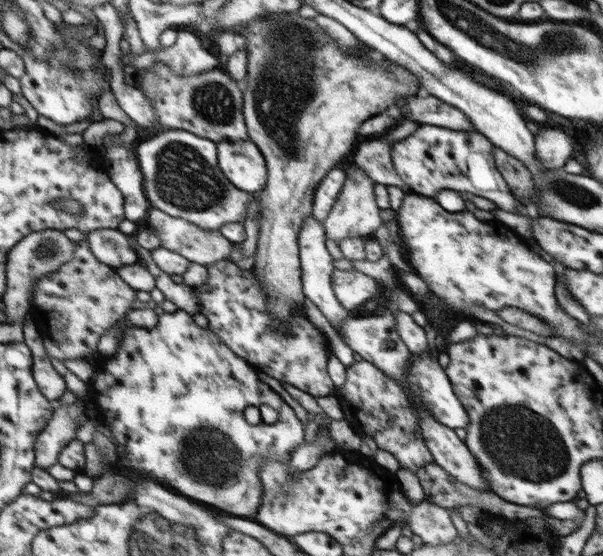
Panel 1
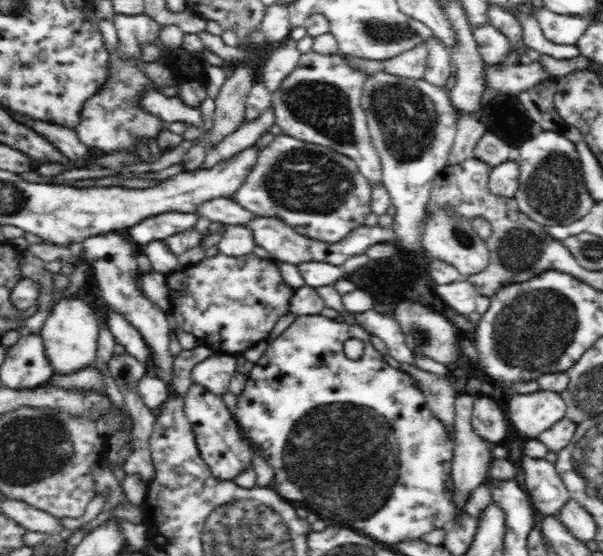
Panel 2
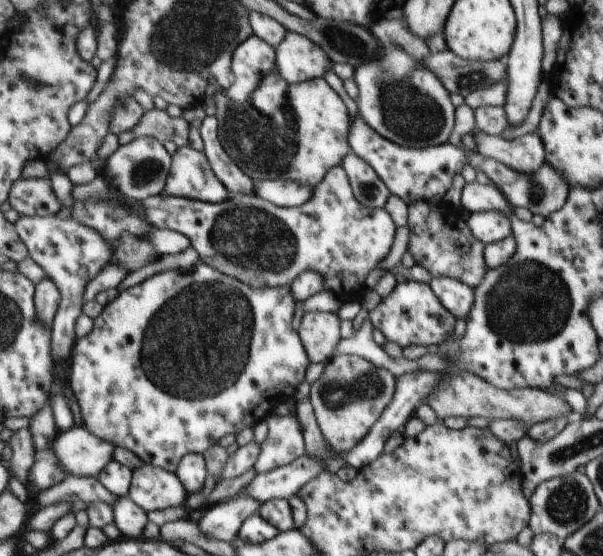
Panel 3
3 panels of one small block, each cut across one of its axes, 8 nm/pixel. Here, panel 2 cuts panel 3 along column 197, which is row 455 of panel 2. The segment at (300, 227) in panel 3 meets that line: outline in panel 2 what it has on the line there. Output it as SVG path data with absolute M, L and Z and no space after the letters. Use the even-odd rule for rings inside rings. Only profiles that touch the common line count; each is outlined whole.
M192 384L183 395L184 412L190 421L201 457L211 473L219 479L233 479L246 467L253 466L251 444L242 441L242 428L233 411L224 404L221 395L206 390L201 384Z

